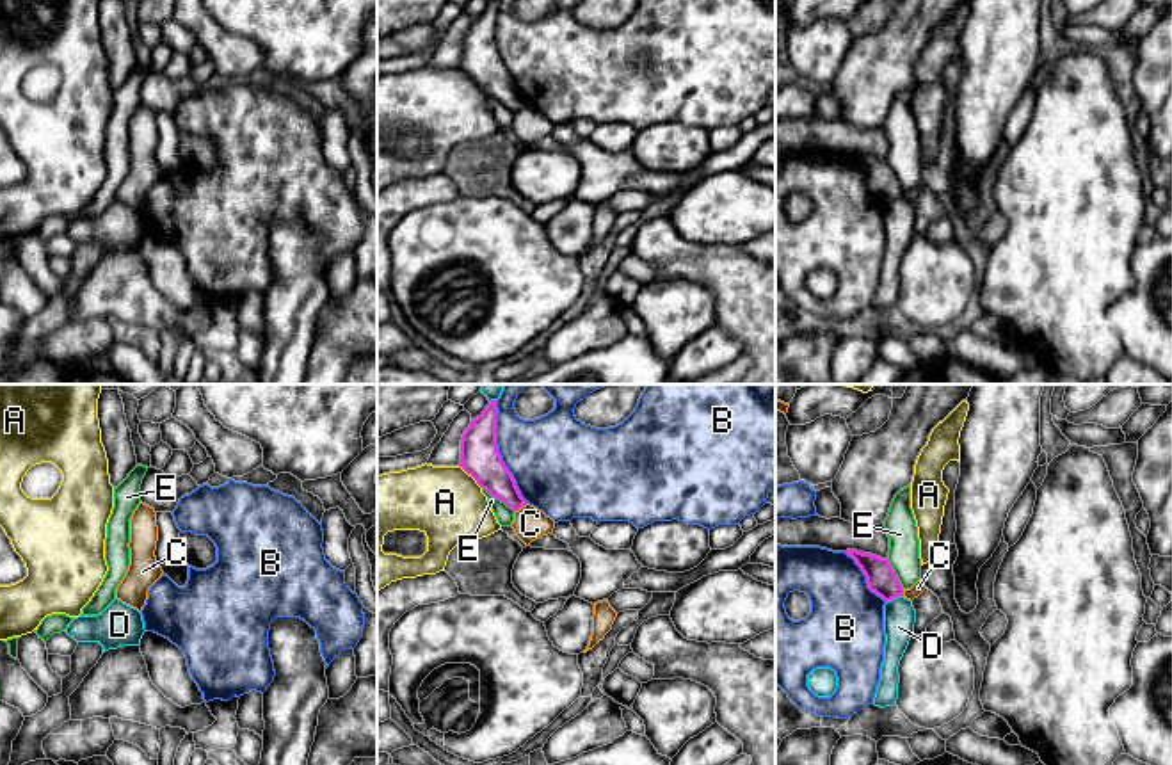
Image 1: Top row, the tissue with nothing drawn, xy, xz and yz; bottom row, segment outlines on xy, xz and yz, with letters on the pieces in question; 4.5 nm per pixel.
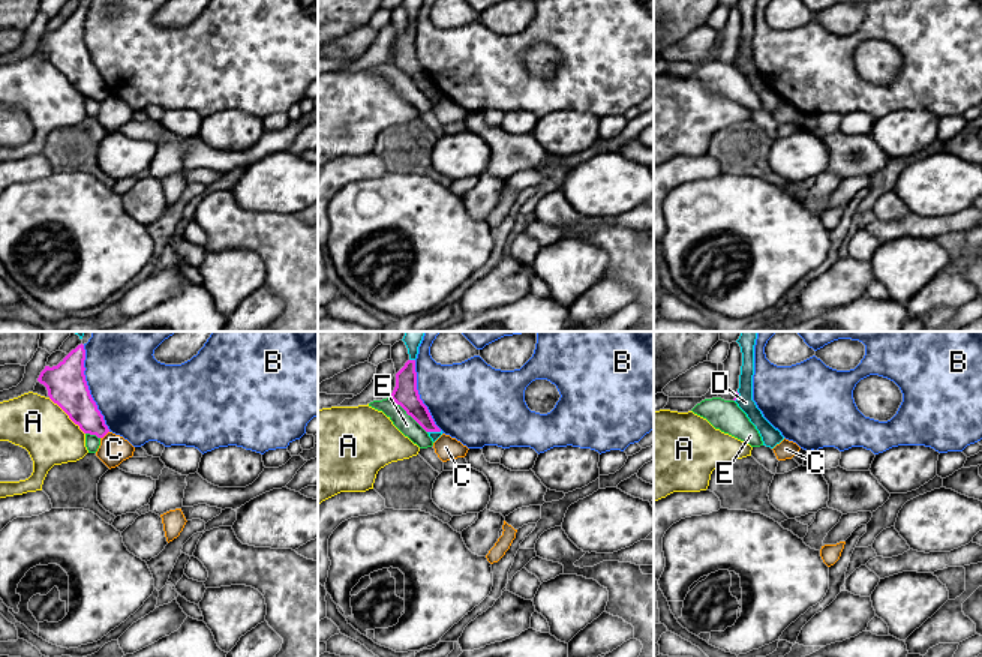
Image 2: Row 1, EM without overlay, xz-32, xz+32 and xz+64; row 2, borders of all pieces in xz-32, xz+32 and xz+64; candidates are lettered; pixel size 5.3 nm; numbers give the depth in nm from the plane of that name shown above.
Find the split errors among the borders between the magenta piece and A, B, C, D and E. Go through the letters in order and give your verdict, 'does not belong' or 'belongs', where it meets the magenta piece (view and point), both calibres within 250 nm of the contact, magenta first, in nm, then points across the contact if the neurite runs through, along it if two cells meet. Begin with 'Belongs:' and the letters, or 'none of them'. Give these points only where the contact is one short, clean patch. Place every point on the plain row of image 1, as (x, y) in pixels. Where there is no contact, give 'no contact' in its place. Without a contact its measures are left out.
Belongs: C
A: does not belong; contact xz (472, 77); calibres 180 and 320 nm
B: does not belong; contact xz (498, 54); calibres 180 and 380 nm
C: belongs; contact xz (520, 109); calibres 160 and 150 nm; way xz (484, 66), (520, 109), (530, 125)
D: does not belong; contact yz (895, 198); calibres 140 and 140 nm
E: does not belong; contact xz (498, 100); calibres 180 and 80 nm; border xz (482, 89), (514, 112)

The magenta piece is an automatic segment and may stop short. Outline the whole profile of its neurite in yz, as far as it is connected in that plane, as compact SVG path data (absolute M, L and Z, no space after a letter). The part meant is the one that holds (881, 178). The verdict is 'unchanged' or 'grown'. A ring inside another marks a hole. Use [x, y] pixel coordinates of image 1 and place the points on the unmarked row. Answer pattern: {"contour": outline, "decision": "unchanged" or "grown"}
{"contour": "M847 151L847 157L852 158L864 174L868 190L884 203L891 203L898 197L912 203L927 190L921 180L911 190L903 190L887 160L857 151Z", "decision": "grown"}

